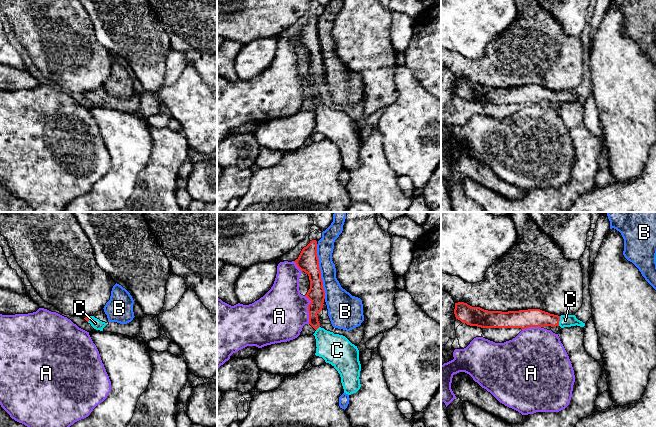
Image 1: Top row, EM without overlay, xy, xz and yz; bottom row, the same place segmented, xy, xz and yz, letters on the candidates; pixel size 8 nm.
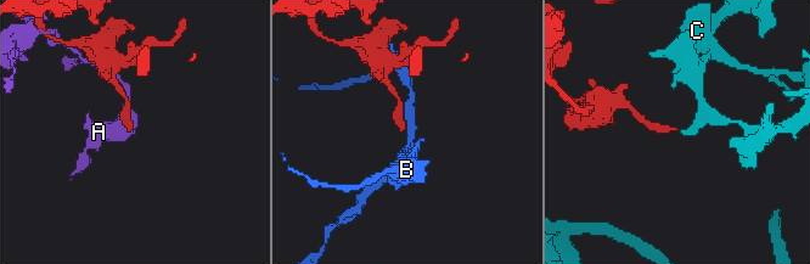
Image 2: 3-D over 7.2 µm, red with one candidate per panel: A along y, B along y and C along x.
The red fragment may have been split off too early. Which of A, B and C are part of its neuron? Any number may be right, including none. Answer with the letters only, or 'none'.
C

